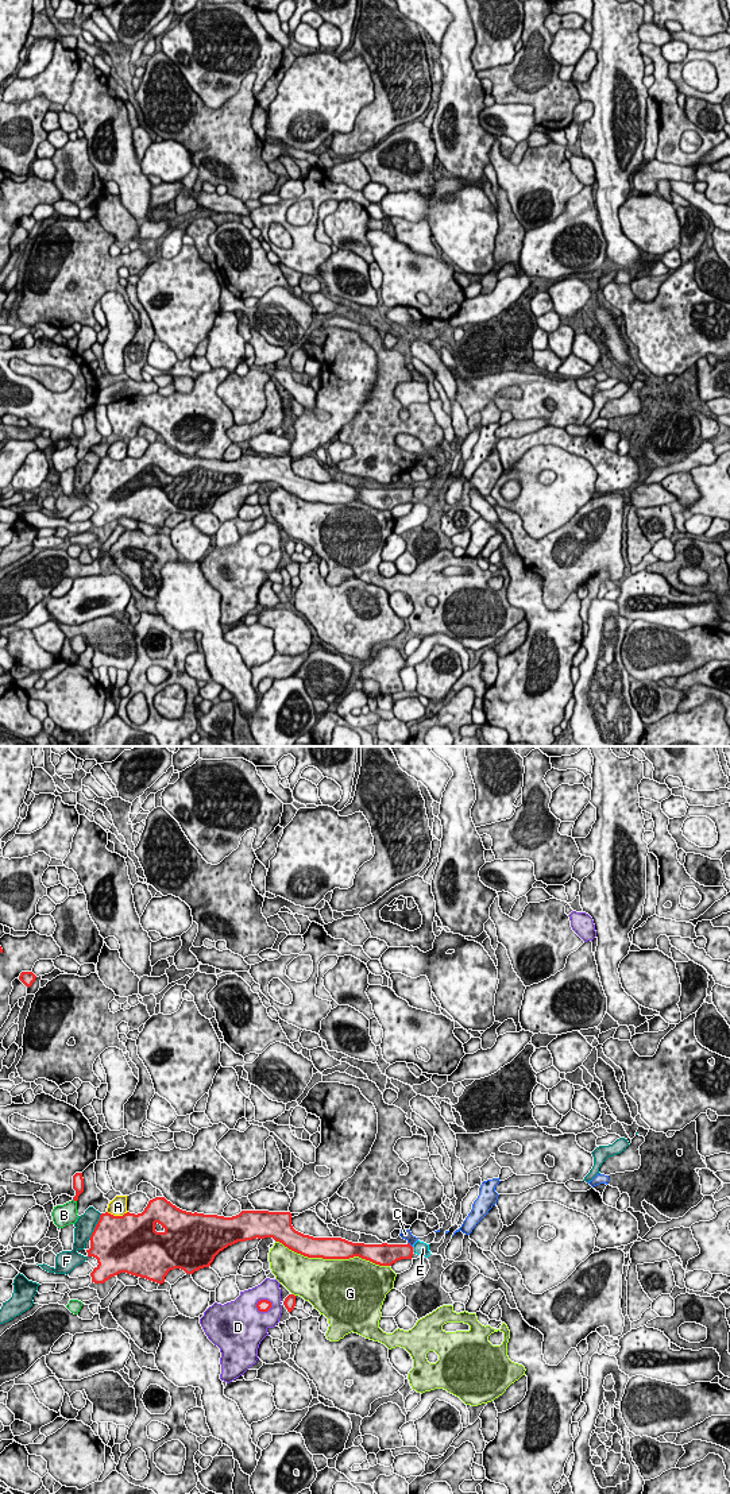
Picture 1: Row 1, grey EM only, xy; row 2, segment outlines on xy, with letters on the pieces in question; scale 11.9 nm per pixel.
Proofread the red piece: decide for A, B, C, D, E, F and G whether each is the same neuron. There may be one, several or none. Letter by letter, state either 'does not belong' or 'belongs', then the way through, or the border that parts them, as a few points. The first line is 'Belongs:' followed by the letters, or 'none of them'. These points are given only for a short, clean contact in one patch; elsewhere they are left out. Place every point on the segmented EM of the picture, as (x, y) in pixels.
Belongs: C
A: does not belong
B: does not belong | along xy (72, 1200), (76, 1201)
C: belongs | across xy (390, 1253), (402, 1251), (409, 1244), (409, 1238), (405, 1234)
D: does not belong
E: does not belong
F: does not belong
G: does not belong

